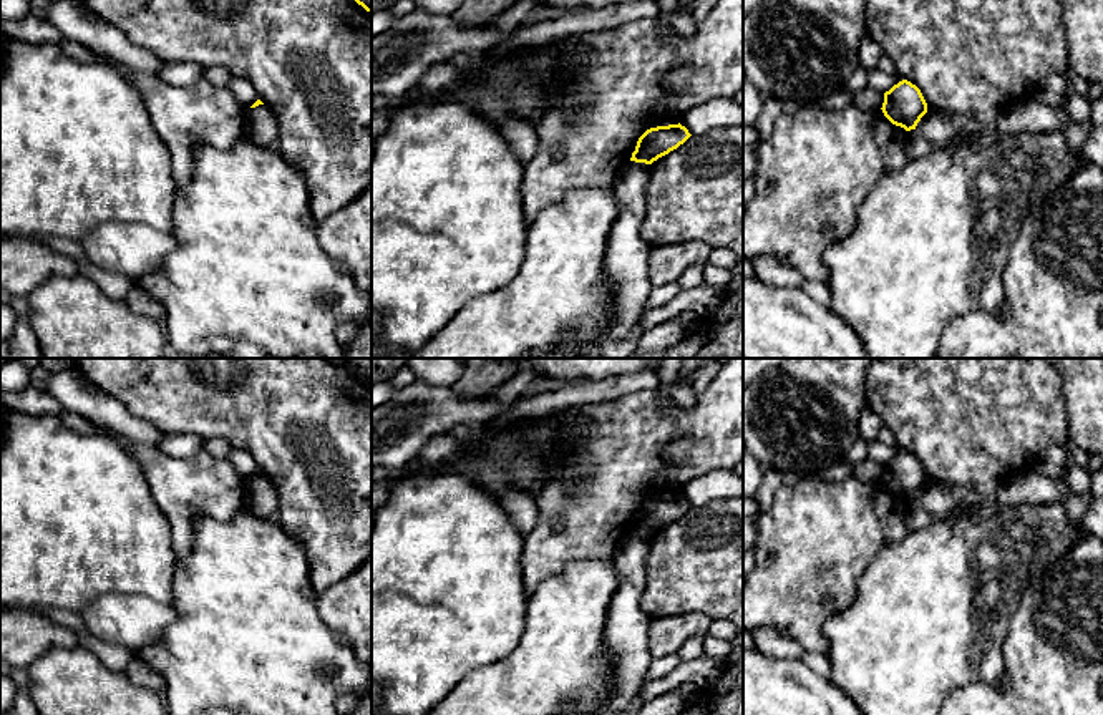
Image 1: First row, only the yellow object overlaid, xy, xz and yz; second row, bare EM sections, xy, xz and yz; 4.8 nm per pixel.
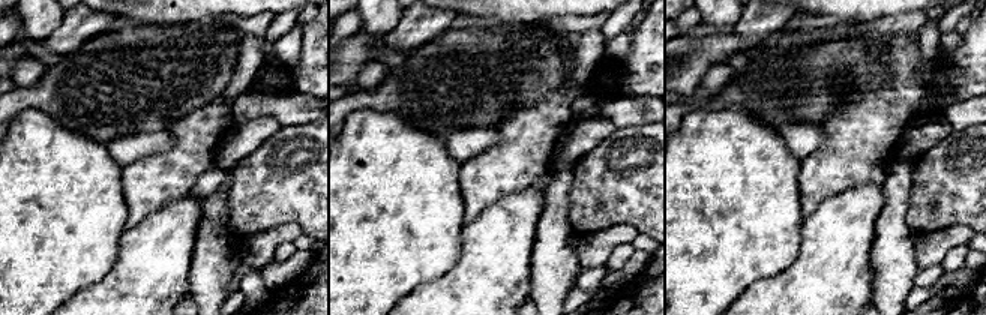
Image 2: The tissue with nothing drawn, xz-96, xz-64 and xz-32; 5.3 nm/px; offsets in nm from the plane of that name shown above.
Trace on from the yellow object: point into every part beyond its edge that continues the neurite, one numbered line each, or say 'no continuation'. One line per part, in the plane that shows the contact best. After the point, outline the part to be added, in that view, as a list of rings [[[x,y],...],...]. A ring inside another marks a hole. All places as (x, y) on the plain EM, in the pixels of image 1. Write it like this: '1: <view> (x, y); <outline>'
no continuation

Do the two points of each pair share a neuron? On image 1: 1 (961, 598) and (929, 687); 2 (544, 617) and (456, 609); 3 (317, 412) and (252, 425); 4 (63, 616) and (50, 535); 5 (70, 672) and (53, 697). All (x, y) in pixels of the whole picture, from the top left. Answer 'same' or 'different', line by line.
1: same
2: different
3: same
4: different
5: same

